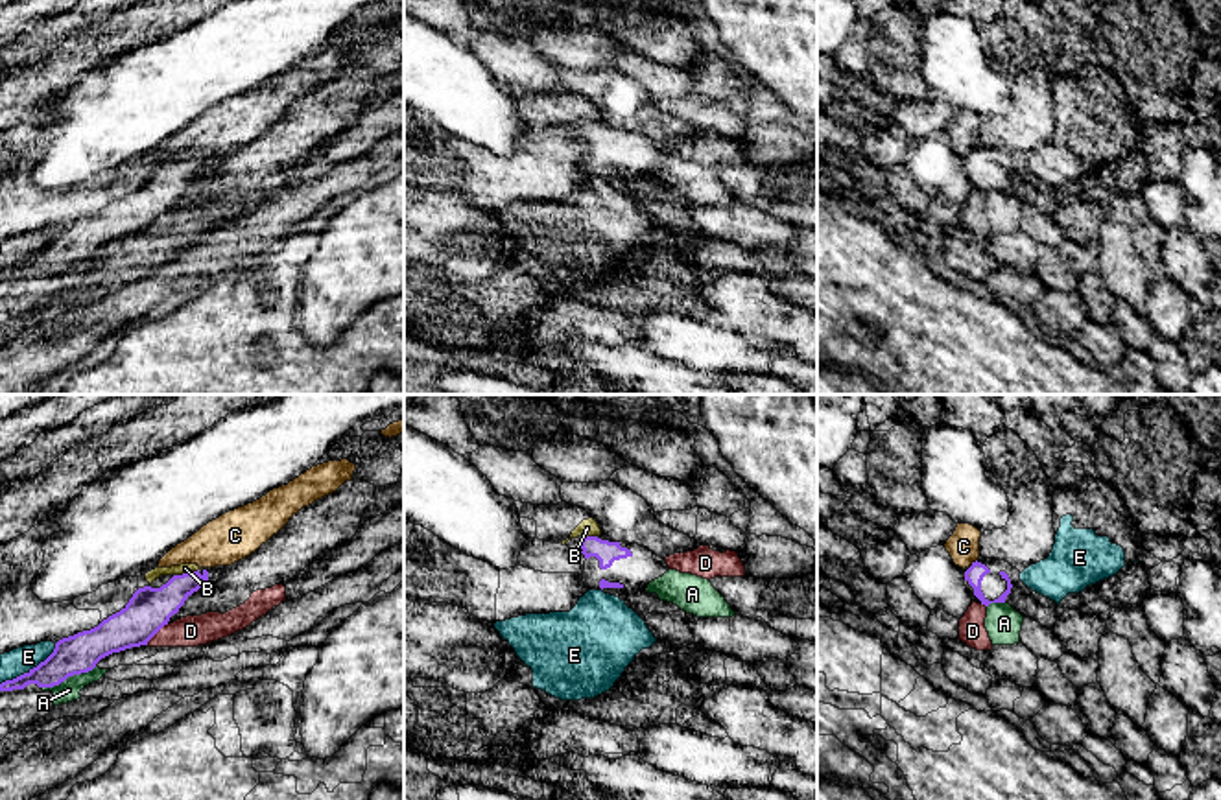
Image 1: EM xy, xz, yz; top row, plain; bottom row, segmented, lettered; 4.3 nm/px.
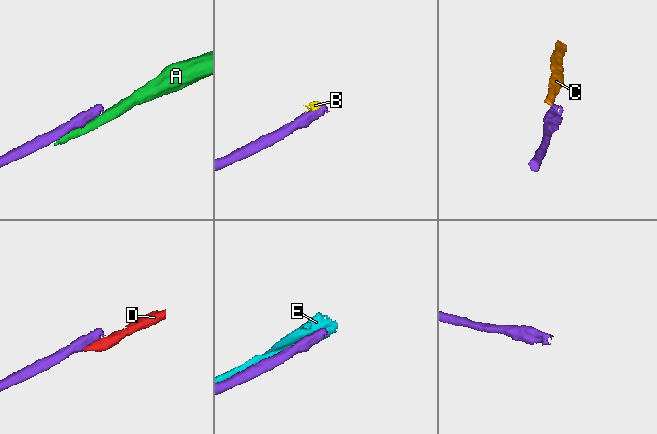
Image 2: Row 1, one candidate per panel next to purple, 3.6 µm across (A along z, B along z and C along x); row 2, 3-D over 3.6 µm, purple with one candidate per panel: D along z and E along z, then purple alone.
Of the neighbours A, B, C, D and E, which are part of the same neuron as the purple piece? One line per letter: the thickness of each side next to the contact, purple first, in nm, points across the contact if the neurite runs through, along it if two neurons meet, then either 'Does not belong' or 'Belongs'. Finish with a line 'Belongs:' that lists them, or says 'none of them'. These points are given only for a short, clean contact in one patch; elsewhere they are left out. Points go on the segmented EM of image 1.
A: Thickness 170 nm (purple) against 90 nm. Does not belong
B: Thickness 190 nm (purple) against 50 nm. Boundary: xy (198, 568), (174, 576). Does not belong
C: Thickness 80 nm (purple) against 140 nm. Boundary: yz (976, 559), (971, 563). Does not belong
D: Thickness 190 nm (purple) against 140 nm. Does not belong
E: Thickness 170 nm (purple) against 120 nm. Does not belong
Belongs: none of them

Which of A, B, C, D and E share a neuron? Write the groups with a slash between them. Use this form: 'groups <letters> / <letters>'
groups A / B C / D / E

